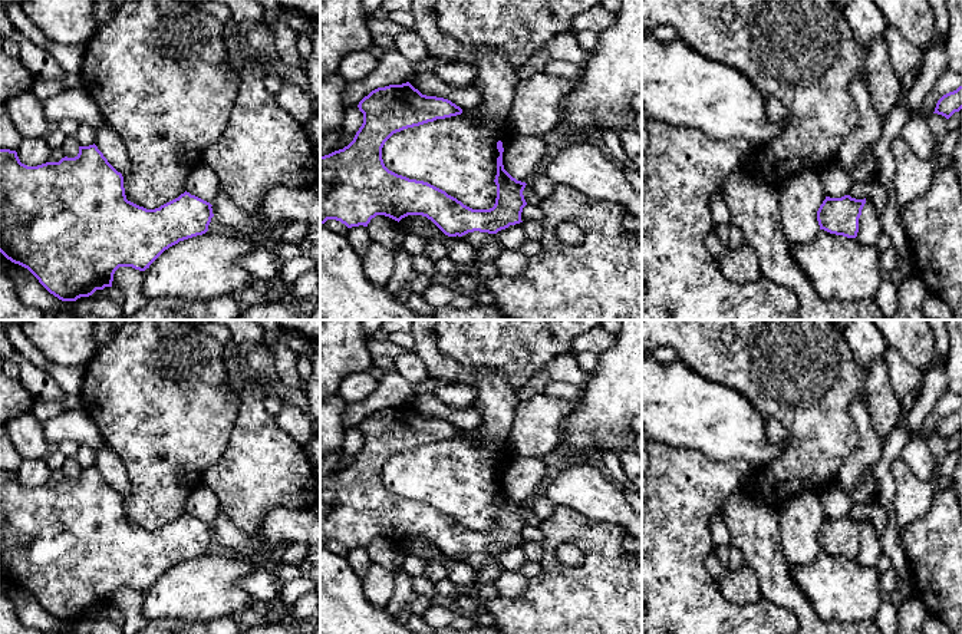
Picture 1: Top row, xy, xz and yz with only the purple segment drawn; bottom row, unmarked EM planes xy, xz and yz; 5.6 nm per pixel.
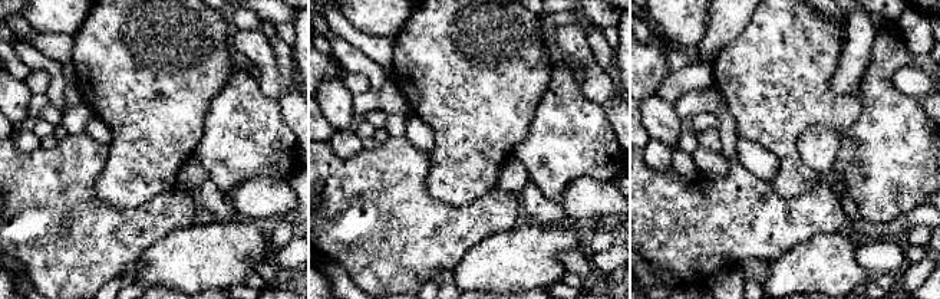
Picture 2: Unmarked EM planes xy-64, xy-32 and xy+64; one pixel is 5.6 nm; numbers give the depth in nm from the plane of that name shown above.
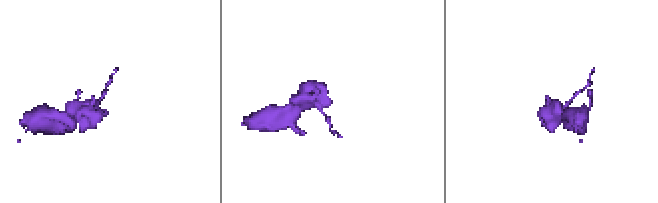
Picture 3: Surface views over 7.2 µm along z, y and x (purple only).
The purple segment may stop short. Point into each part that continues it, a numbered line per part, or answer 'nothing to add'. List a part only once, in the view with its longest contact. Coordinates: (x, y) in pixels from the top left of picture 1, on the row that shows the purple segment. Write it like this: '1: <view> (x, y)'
nothing to add

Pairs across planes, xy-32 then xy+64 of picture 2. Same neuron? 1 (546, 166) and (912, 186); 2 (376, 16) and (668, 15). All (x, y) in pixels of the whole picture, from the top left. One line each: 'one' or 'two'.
1: one
2: one

